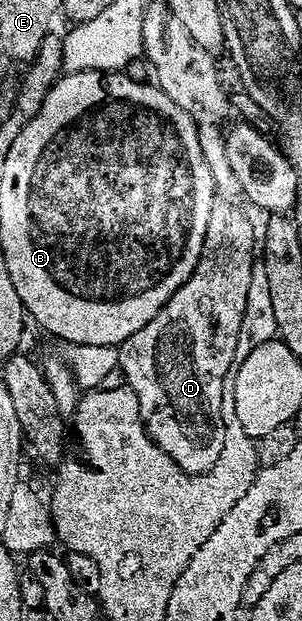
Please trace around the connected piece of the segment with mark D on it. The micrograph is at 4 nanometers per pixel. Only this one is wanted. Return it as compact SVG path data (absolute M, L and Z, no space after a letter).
M218 202L211 213L207 241L203 241L201 260L192 277L174 293L155 318L119 348L119 371L125 374L124 382L139 397L145 430L171 458L177 460L180 467L194 475L205 475L215 469L223 457L227 441L227 380L239 359L237 351L241 347L241 330L251 293L253 264L259 259L259 227L229 203L232 202Z

